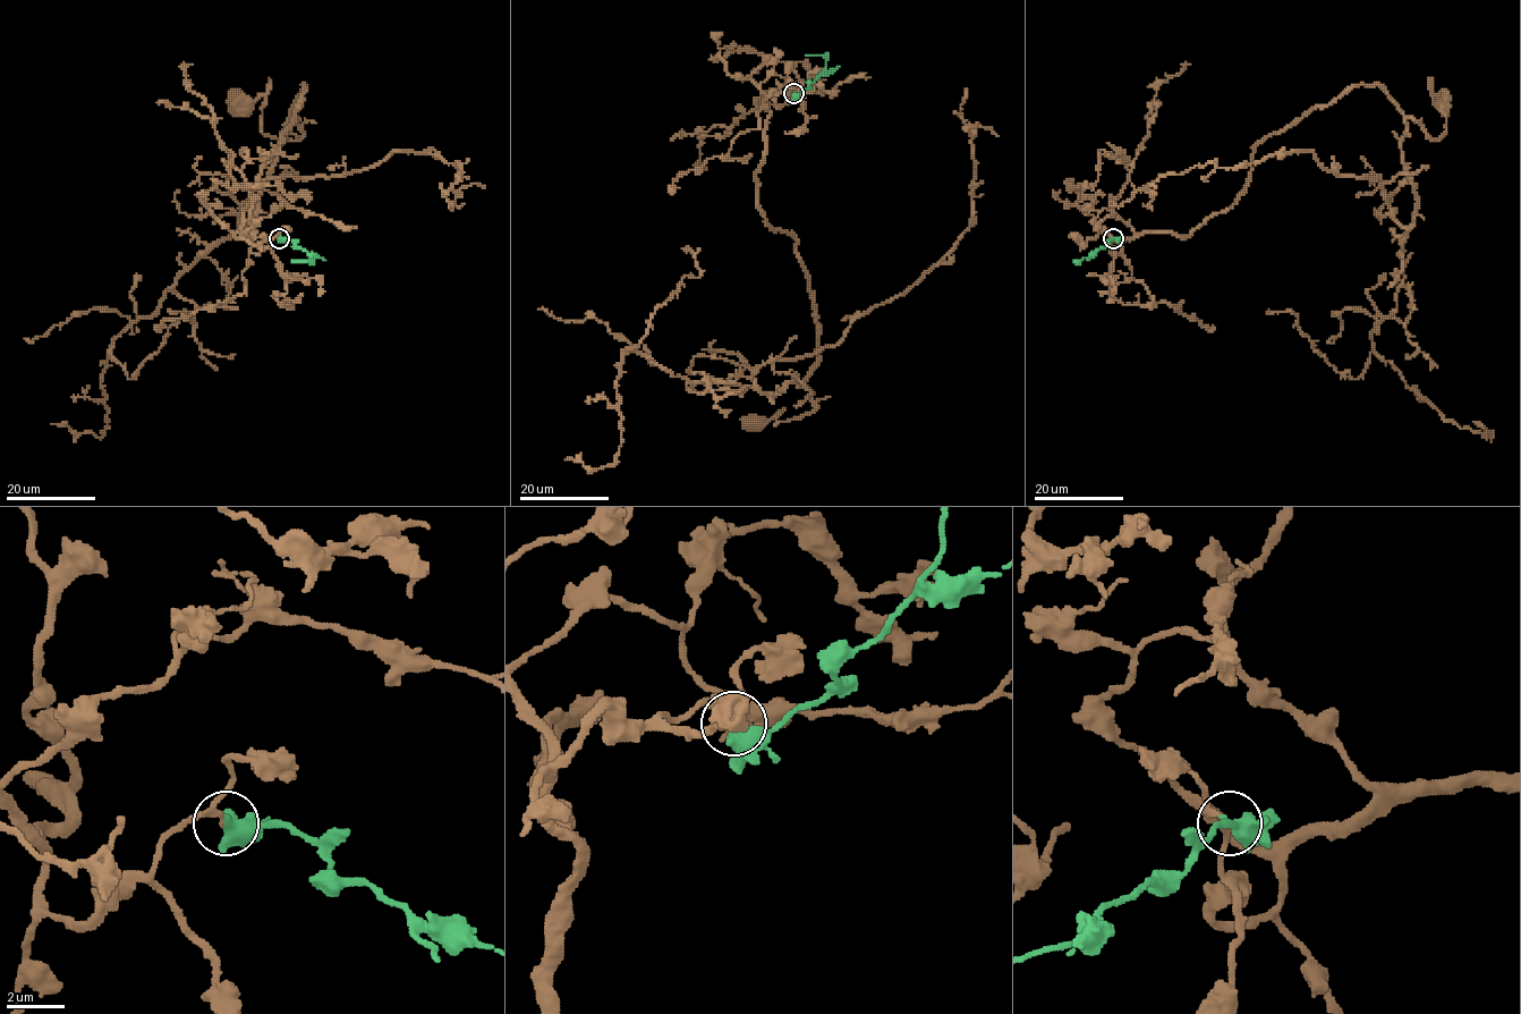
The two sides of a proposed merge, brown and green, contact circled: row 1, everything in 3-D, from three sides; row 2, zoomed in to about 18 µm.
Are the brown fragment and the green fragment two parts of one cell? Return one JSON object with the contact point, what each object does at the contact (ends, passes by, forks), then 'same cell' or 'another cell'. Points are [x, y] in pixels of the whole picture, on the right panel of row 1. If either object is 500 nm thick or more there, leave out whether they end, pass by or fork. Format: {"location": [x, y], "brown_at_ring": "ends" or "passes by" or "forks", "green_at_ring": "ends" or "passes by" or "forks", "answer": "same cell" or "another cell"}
{"location": [1113, 238], "answer": "same cell"}

